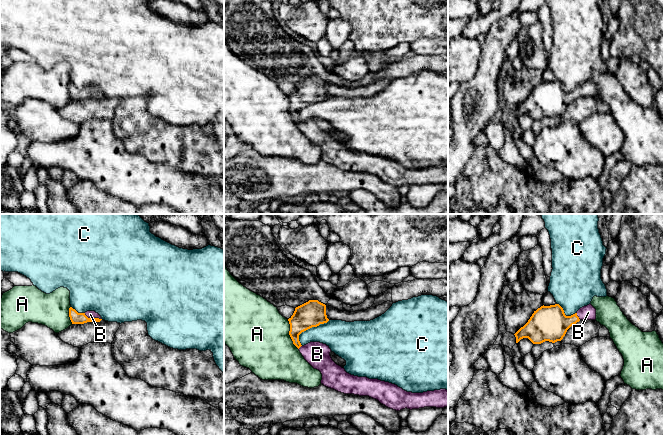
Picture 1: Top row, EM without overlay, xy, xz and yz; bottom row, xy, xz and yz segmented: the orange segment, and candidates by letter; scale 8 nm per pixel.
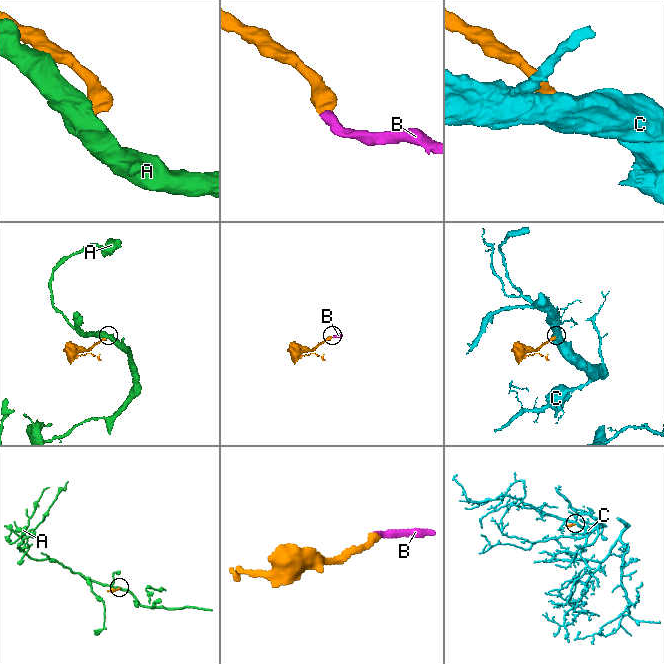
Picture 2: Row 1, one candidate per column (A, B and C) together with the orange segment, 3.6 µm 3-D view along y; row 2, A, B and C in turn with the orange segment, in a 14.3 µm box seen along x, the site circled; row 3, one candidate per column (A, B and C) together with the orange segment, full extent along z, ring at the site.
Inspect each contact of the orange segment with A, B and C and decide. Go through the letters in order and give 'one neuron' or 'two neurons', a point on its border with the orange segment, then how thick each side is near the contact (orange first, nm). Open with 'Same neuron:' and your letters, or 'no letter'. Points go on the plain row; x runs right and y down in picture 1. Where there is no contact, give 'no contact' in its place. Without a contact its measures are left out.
Same neuron: B
A: two neurons; meets orange in xz at (289, 110); 200 nm thick on the orange side, 500 nm on the other
B: one neuron; meets orange in xy at (93, 94); 100 nm thick on the orange side, 60 nm on the other
C: two neurons; meets orange in xz at (309, 104); 200 nm thick on the orange side, 240 nm on the other

